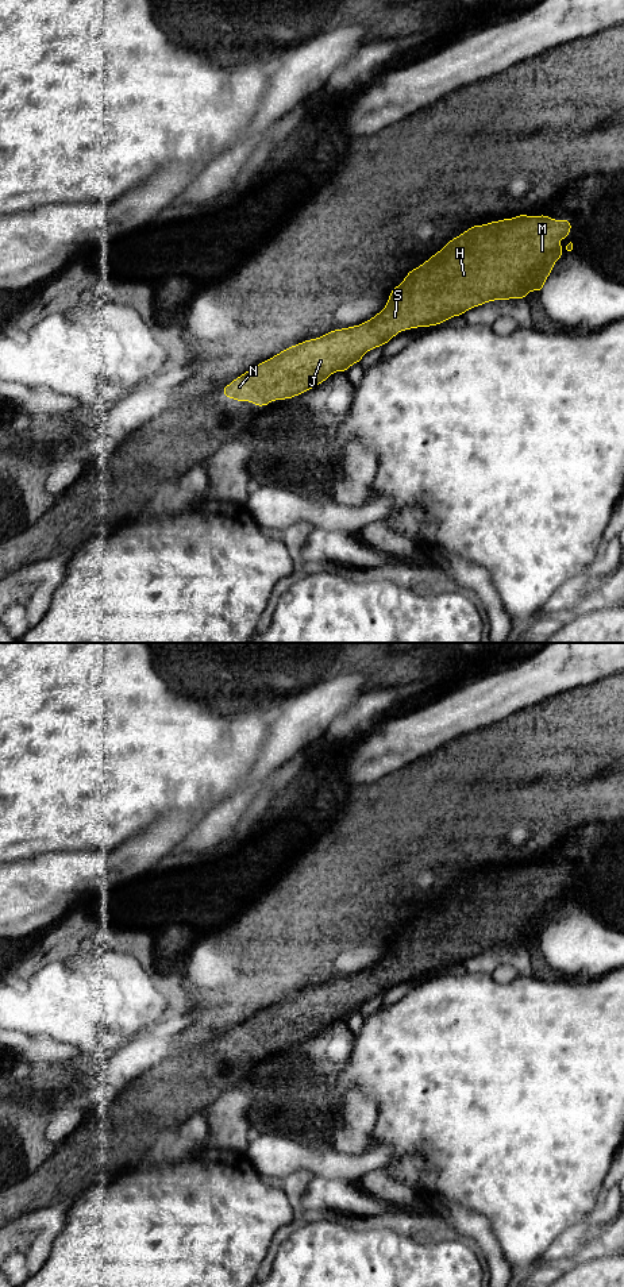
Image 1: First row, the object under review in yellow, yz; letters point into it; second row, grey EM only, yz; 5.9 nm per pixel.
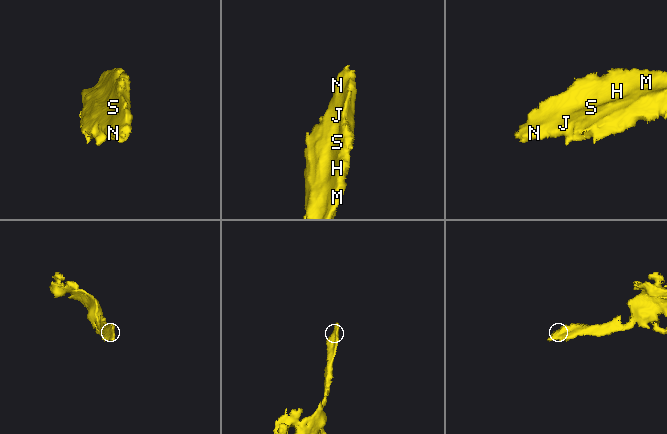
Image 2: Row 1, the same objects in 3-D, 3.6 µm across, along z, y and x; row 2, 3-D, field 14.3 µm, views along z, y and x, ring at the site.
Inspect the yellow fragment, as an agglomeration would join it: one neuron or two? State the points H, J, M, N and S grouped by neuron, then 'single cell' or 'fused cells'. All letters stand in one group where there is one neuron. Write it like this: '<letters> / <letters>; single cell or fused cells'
H J M N S; single cell

